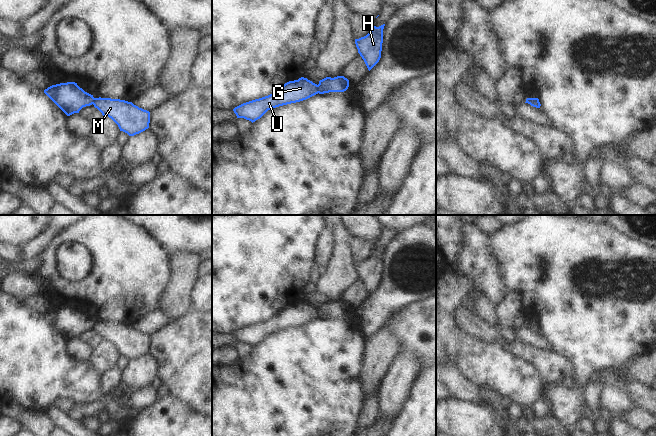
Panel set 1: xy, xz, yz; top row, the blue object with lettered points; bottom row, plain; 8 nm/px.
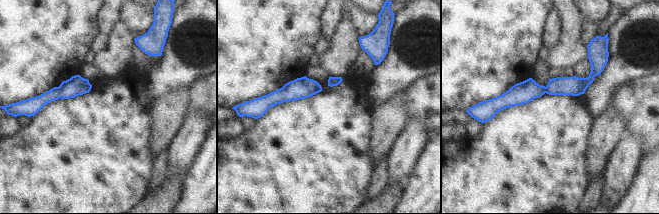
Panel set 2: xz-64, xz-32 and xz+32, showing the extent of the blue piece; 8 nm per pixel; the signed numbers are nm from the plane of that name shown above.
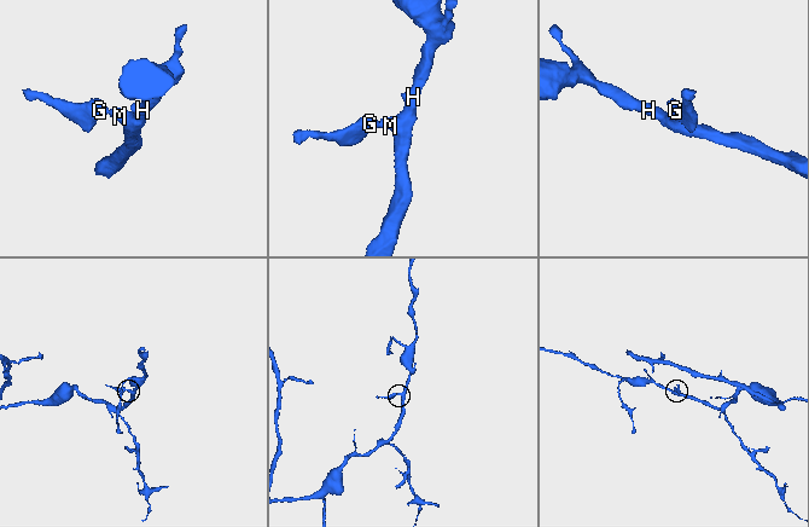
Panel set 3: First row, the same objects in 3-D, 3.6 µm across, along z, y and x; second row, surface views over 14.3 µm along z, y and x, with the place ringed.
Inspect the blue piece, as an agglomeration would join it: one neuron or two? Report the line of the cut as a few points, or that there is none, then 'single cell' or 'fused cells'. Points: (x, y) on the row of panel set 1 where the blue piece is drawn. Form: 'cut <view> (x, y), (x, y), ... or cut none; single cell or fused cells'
cut xz (317, 85), (319, 92); fused cells

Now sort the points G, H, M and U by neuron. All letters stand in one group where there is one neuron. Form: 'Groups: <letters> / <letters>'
Groups: G U / H M.

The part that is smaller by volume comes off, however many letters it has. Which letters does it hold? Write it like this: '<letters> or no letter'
G, U

